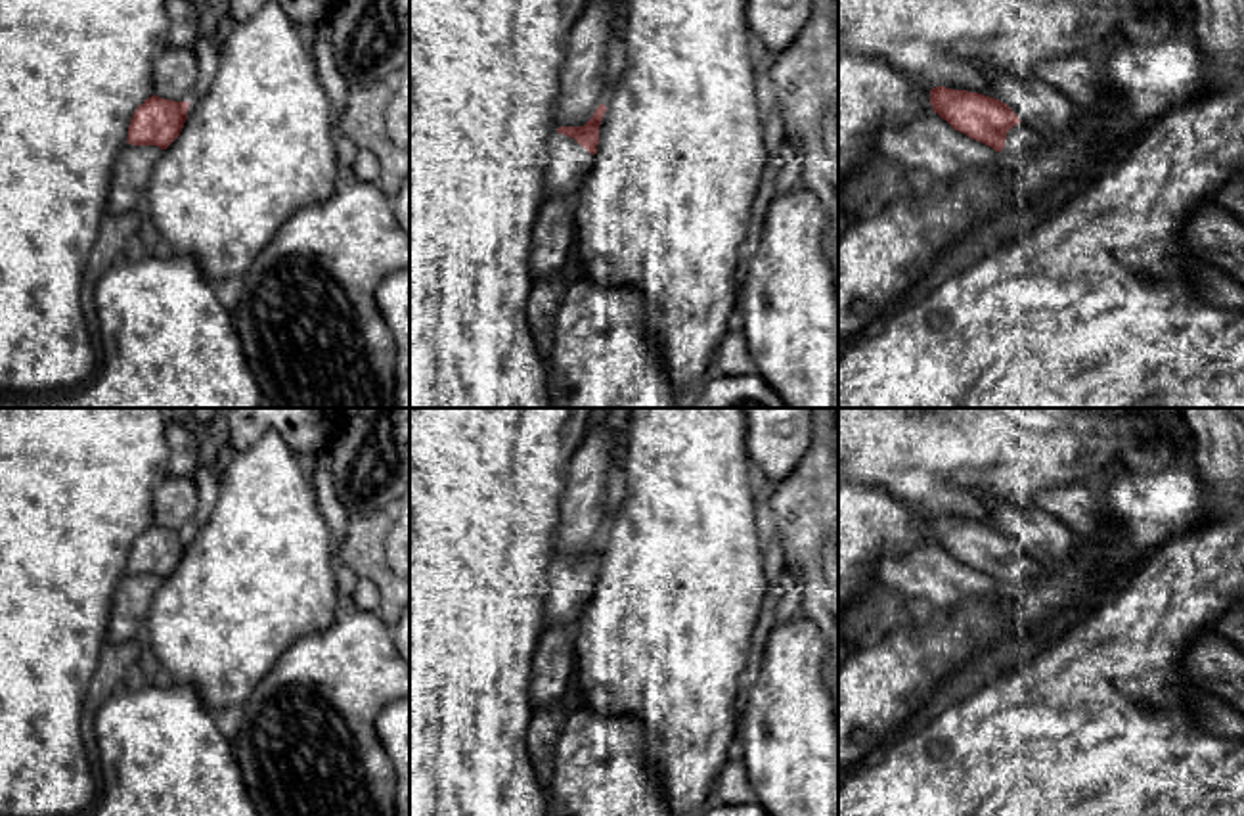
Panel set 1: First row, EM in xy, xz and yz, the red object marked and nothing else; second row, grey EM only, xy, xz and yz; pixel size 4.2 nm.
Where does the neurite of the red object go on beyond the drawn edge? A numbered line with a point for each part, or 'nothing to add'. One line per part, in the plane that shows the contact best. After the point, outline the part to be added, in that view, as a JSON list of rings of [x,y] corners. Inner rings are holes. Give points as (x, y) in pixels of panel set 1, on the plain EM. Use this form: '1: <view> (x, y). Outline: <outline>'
1: xz (567, 594). Outline: [[[555,561],[547,575],[547,588],[544,596],[544,624],[576,626],[580,613],[593,598],[595,584],[584,578],[574,567]]]

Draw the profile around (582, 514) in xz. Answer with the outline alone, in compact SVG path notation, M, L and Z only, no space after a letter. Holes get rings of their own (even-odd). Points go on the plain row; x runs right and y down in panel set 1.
M614 414L589 425L584 442L570 460L555 533L555 561L561 555L584 555L605 531L607 471L622 448L620 419Z

